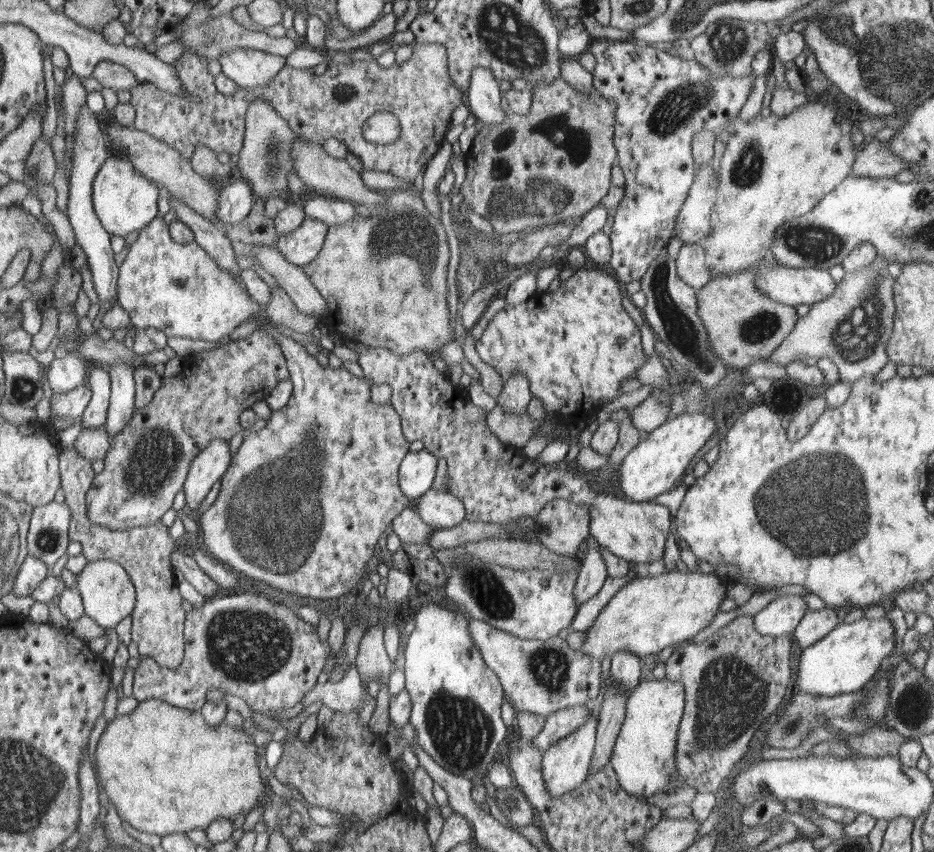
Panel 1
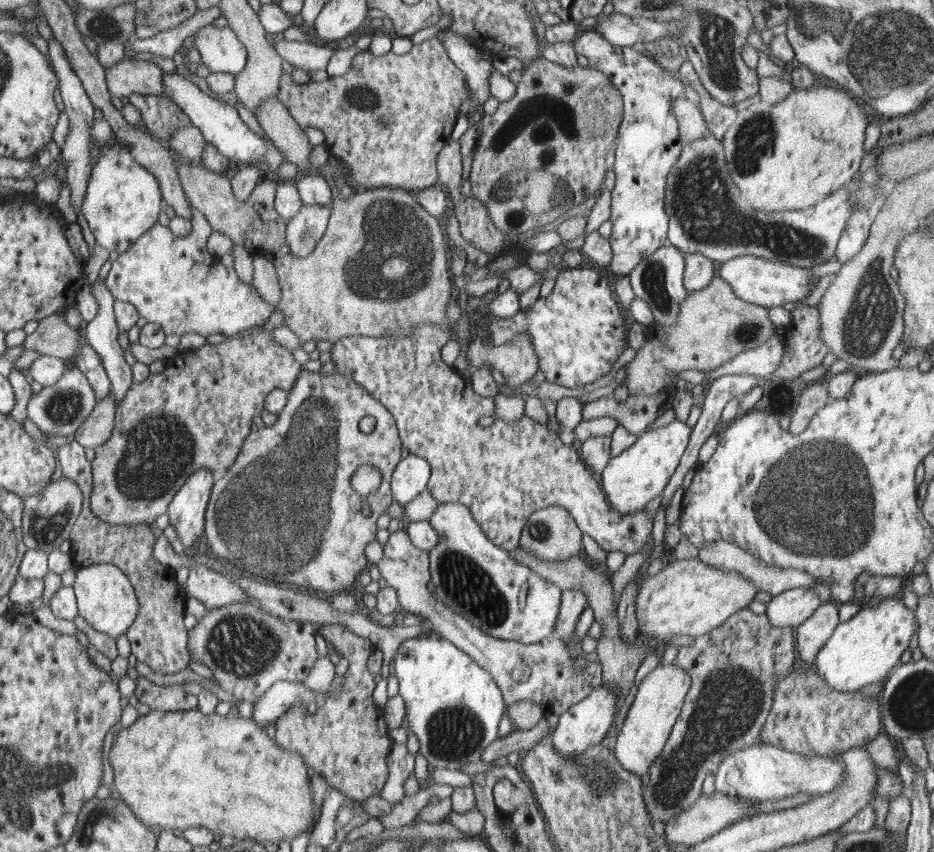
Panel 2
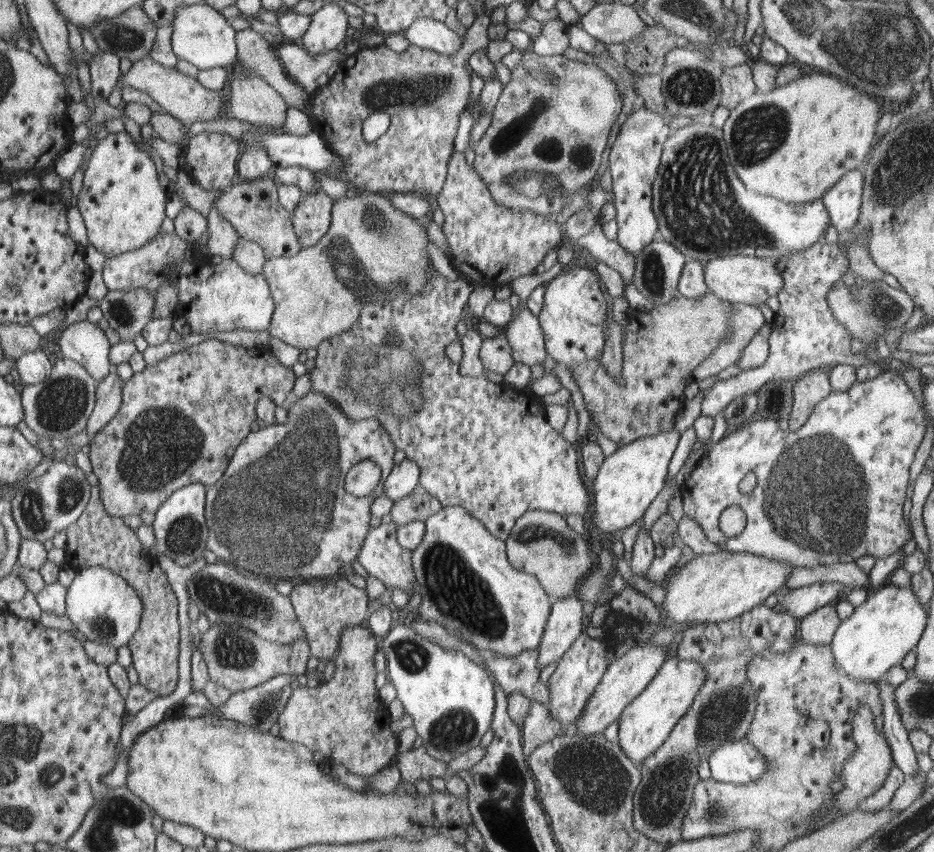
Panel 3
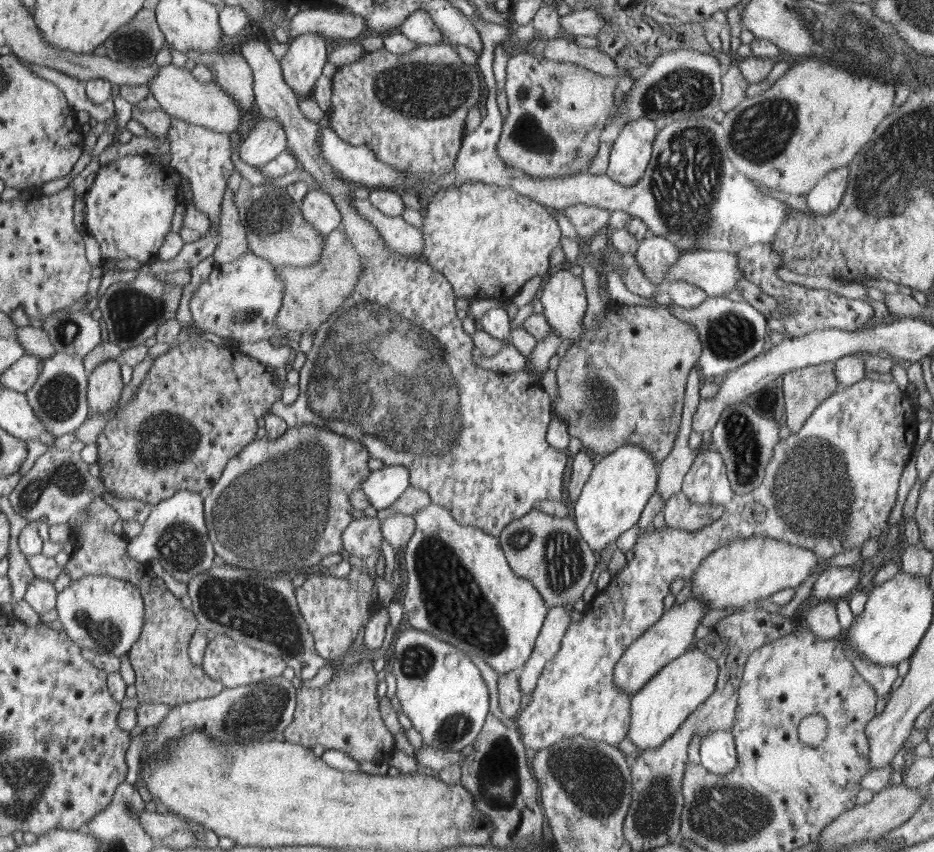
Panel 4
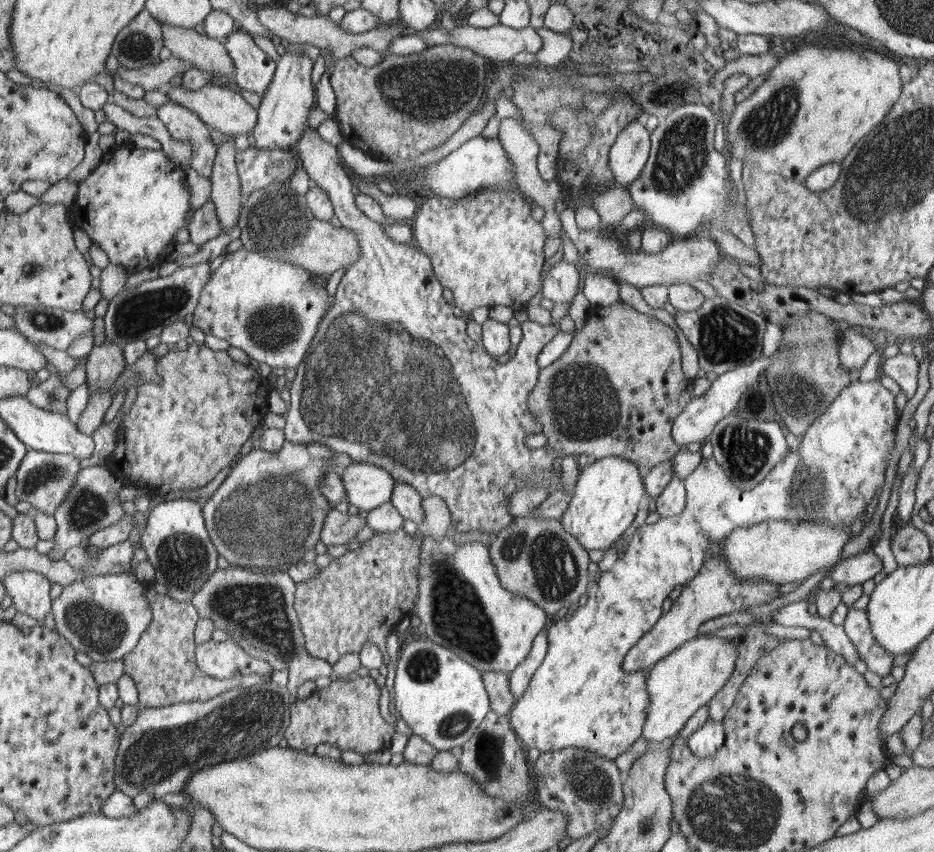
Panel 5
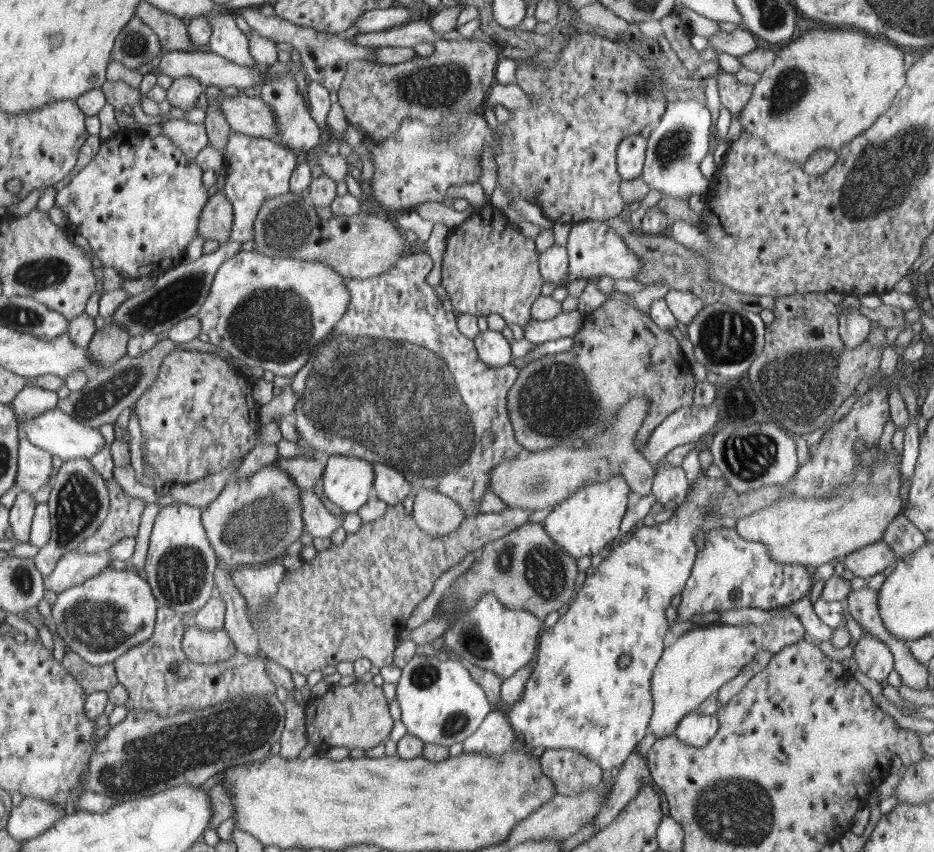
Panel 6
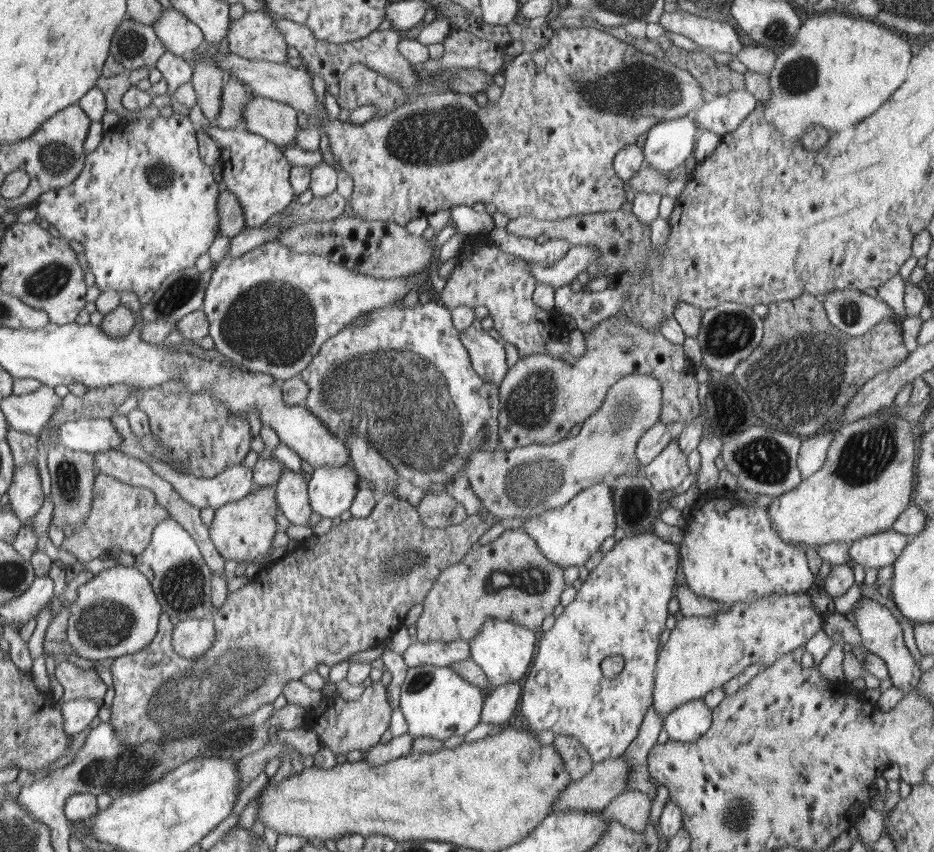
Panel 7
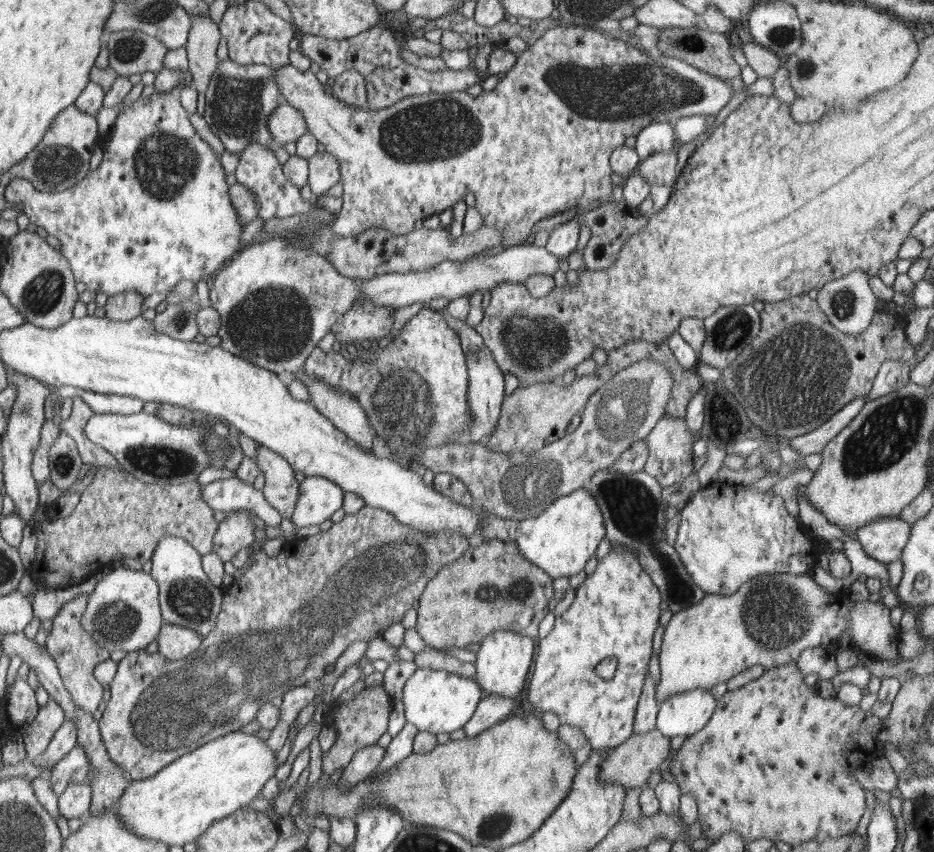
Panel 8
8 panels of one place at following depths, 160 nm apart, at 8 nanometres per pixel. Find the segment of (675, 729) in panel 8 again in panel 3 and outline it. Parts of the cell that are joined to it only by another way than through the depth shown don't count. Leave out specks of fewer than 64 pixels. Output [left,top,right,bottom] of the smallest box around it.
[708,738,769,784]

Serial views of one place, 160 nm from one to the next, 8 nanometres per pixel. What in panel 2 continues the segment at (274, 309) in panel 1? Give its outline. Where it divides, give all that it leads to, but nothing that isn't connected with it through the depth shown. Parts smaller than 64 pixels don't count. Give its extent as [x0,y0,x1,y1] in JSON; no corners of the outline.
[253,255,282,308]

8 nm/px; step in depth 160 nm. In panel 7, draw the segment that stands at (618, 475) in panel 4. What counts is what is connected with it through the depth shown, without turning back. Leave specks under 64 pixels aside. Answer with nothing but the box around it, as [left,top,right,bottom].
[521,481,617,569]

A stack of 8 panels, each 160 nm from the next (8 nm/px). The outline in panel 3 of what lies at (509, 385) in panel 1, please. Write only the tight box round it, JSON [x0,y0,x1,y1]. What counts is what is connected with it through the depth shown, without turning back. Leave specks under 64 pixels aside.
[504,306,547,367]

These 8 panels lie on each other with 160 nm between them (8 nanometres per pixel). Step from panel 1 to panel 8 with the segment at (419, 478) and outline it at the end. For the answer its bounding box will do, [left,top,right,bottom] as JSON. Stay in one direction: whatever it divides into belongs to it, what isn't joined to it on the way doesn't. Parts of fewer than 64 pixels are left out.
[291,477,344,530]

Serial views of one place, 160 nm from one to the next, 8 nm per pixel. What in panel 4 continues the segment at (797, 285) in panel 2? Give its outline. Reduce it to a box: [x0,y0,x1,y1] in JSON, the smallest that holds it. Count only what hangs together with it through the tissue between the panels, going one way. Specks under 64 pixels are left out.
[665,250,747,297]

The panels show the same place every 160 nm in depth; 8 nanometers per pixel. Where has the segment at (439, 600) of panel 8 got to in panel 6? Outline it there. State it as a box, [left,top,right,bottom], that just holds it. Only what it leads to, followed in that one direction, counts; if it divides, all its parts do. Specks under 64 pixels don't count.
[412,523,578,644]

